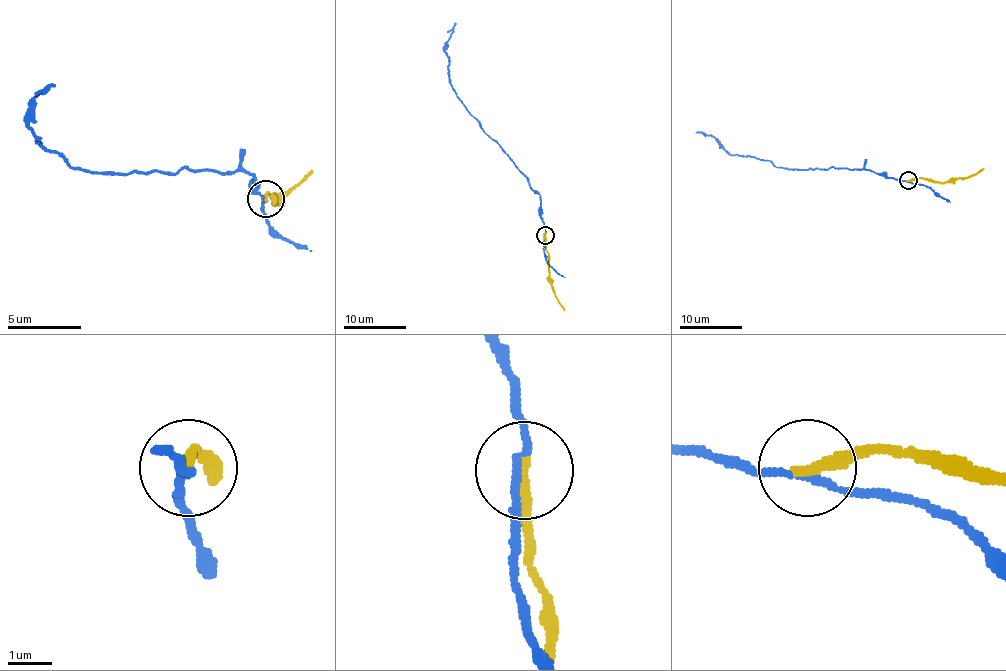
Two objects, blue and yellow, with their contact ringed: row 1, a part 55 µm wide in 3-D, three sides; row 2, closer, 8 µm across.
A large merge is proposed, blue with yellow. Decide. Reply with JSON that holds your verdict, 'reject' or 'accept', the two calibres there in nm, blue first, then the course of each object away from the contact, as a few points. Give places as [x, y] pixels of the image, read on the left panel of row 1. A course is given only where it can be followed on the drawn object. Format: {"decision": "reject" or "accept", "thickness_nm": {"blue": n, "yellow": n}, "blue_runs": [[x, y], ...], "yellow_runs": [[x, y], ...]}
{"decision": "reject", "thickness_nm": {"blue": 150, "yellow": 280}, "blue_runs": [[264, 198], [253, 176], [231, 172], [191, 168], [84, 172], [47, 150], [28, 124], [28, 106], [54, 83]], "yellow_runs": [[264, 198], [276, 202], [312, 168]]}

